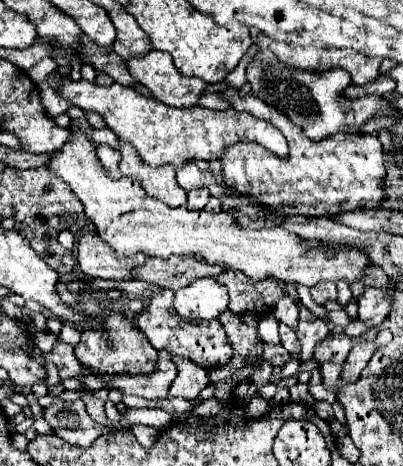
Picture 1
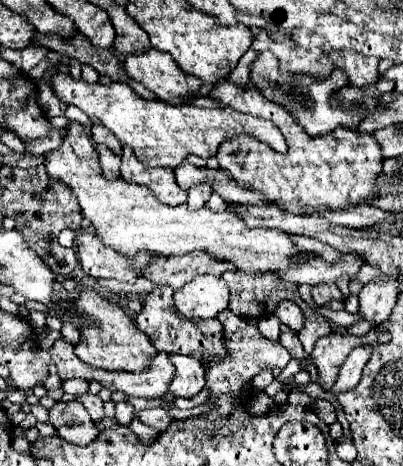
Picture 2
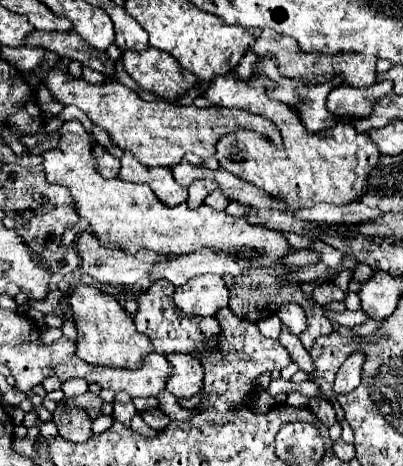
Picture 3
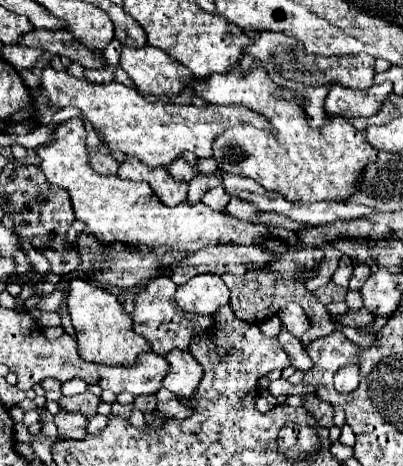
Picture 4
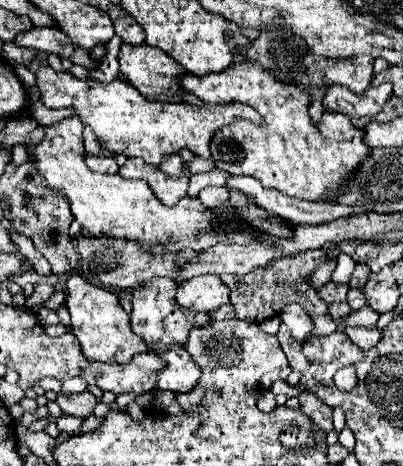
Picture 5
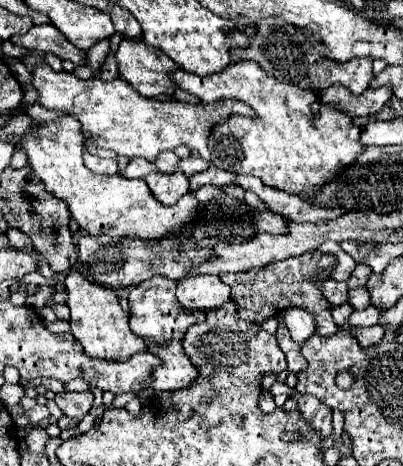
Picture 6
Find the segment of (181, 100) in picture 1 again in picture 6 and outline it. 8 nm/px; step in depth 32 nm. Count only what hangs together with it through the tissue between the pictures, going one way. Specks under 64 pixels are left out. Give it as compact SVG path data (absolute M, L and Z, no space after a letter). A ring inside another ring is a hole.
M122 40L114 60L118 64L118 76L132 84L138 94L146 98L154 98L158 94L174 90L170 82L170 72L176 70L176 64L160 52L160 48L152 48L142 40Z

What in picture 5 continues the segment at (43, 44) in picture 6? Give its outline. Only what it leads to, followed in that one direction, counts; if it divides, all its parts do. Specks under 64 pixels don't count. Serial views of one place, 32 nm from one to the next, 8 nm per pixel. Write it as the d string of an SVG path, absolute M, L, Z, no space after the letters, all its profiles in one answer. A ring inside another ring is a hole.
M40 26L40 28L32 28L20 36L16 36L14 40L16 44L22 42L22 46L26 48L36 48L40 52L52 52L58 54L60 58L70 58L74 64L78 62L80 66L86 68L96 68L98 62L94 62L88 54L88 50L82 50L78 46L74 46L68 36L56 28L56 26Z

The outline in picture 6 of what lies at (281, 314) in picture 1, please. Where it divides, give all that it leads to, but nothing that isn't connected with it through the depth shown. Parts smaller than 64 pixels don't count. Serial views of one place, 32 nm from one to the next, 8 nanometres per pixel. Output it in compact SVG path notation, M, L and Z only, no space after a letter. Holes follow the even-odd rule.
M288 308L284 312L284 324L290 330L292 340L296 340L298 344L304 344L304 340L308 340L308 336L316 332L316 320L304 308Z

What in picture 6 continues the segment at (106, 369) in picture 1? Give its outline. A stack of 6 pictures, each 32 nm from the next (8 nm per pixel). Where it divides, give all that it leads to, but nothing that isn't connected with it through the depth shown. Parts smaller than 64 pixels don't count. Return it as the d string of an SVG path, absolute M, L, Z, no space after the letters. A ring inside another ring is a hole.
M76 268L66 274L64 284L68 288L66 304L70 308L70 328L88 356L98 356L104 360L128 360L132 354L146 350L146 342L130 330L130 316L118 304L118 296L112 288L88 282Z

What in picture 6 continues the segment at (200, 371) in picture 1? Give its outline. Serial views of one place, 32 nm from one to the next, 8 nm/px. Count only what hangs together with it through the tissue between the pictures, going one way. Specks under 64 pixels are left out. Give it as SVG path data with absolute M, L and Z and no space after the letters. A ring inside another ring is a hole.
M178 340L168 342L168 344L152 344L148 342L148 350L152 354L156 354L162 364L154 370L154 380L152 386L142 388L136 396L142 398L152 398L154 394L166 392L166 390L176 390L176 388L184 388L188 384L192 384L192 380L198 378L198 370L196 366L190 364L188 356L182 350L182 344Z

